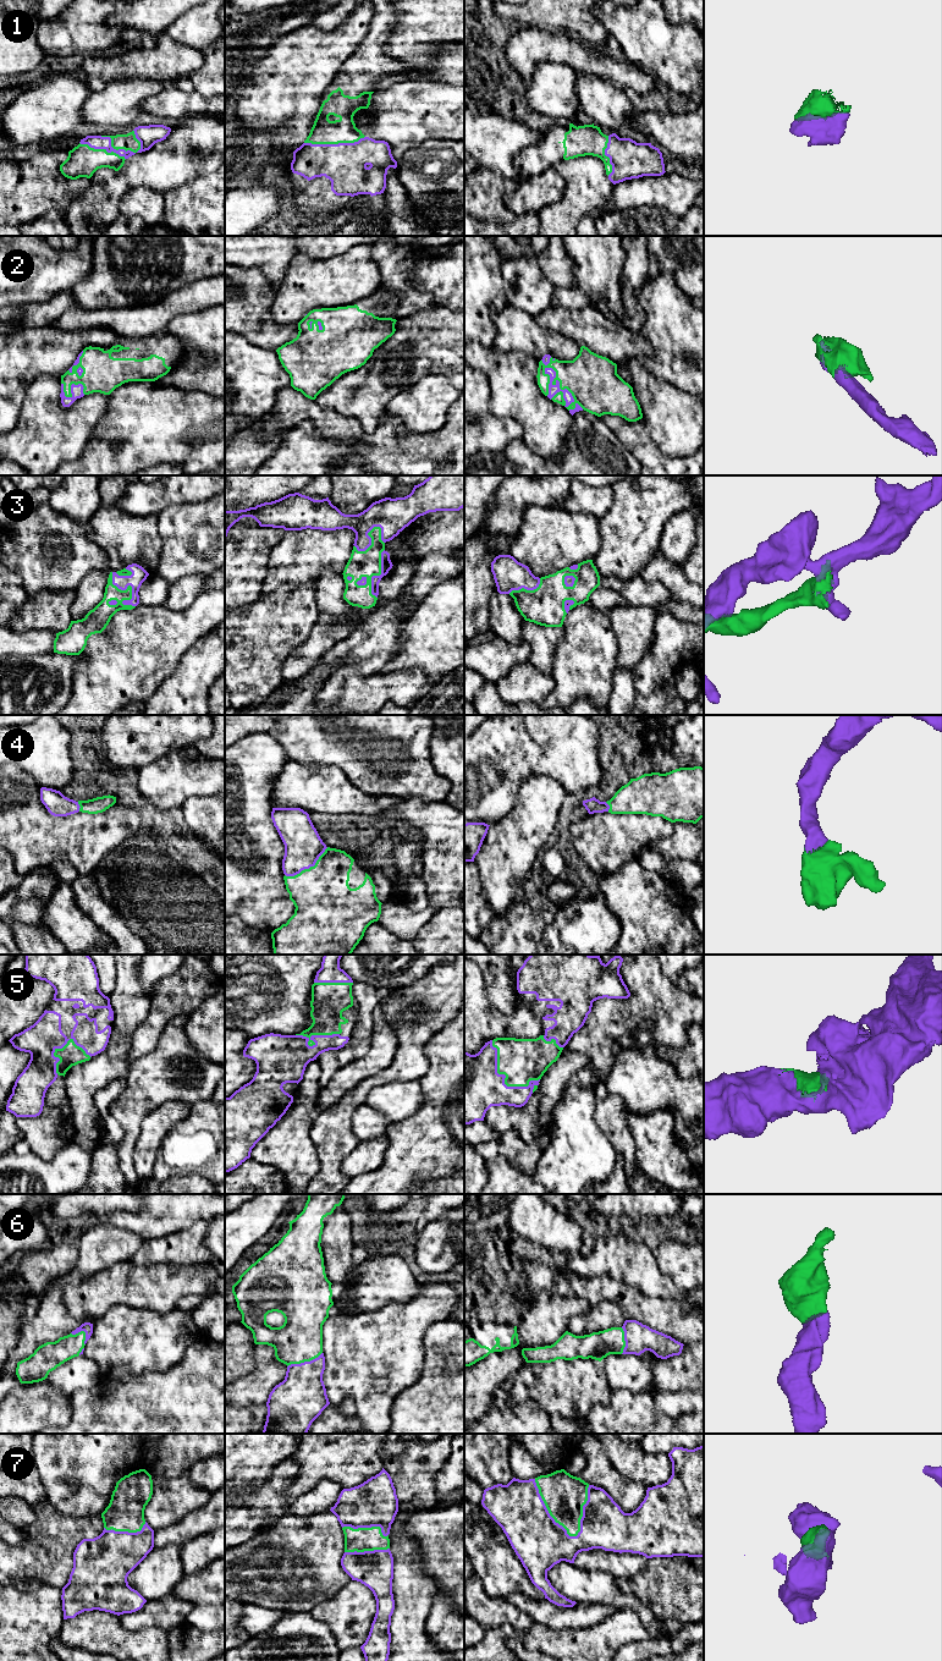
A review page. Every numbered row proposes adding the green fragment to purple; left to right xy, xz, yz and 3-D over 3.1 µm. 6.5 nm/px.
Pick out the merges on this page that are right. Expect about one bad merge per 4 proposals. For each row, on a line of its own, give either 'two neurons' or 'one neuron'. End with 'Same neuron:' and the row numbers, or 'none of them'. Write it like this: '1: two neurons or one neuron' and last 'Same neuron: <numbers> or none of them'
1: one neuron
2: one neuron
3: one neuron
4: one neuron
5: one neuron
6: one neuron
7: one neuron
Same neuron: 1, 2, 3, 4, 5, 6, 7

